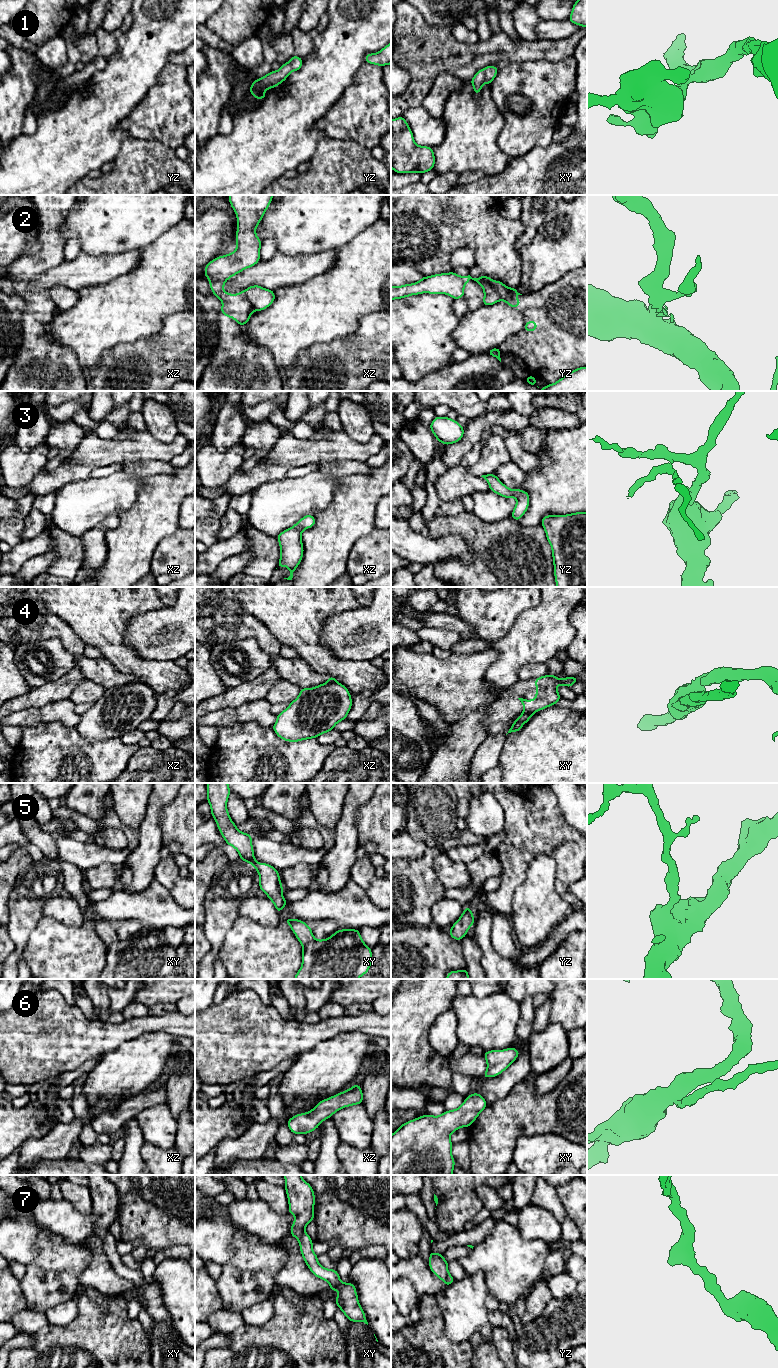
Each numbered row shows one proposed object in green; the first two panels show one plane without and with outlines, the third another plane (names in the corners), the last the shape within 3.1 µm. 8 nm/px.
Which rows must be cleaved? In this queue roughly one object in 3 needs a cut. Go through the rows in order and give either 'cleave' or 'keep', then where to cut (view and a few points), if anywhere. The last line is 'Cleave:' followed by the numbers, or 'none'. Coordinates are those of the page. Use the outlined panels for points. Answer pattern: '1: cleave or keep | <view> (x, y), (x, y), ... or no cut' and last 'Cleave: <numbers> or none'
1: keep | no cut
2: cleave | yz (481, 284), (492, 283), (501, 299)
3: keep | no cut
4: cleave | xy (523, 711), (533, 713)
5: keep | no cut
6: keep | no cut
7: keep | no cut
Cleave: 2, 4

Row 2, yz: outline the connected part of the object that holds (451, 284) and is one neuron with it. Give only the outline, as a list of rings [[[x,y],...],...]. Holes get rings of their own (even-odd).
[[[453,271],[428,277],[423,276],[418,282],[412,284],[405,284],[399,287],[391,286],[391,300],[422,293],[447,294],[453,299],[463,298],[464,287],[471,279],[480,285],[493,283],[501,300],[515,309],[522,303],[522,300],[517,300],[517,296],[522,294],[518,293],[516,288],[509,288],[502,282],[497,280],[493,281],[490,277],[485,275],[479,278],[472,278],[470,275],[459,276]]]

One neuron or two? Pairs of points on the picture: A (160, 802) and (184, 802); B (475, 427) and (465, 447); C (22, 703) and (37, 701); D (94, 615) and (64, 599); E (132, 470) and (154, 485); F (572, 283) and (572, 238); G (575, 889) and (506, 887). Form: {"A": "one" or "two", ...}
{"A": "two", "B": "one", "C": "one", "D": "one", "E": "two", "F": "two", "G": "two"}

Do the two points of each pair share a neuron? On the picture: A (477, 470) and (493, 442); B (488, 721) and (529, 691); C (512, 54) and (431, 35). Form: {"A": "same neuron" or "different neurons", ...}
{"A": "same neuron", "B": "same neuron", "C": "same neuron"}

